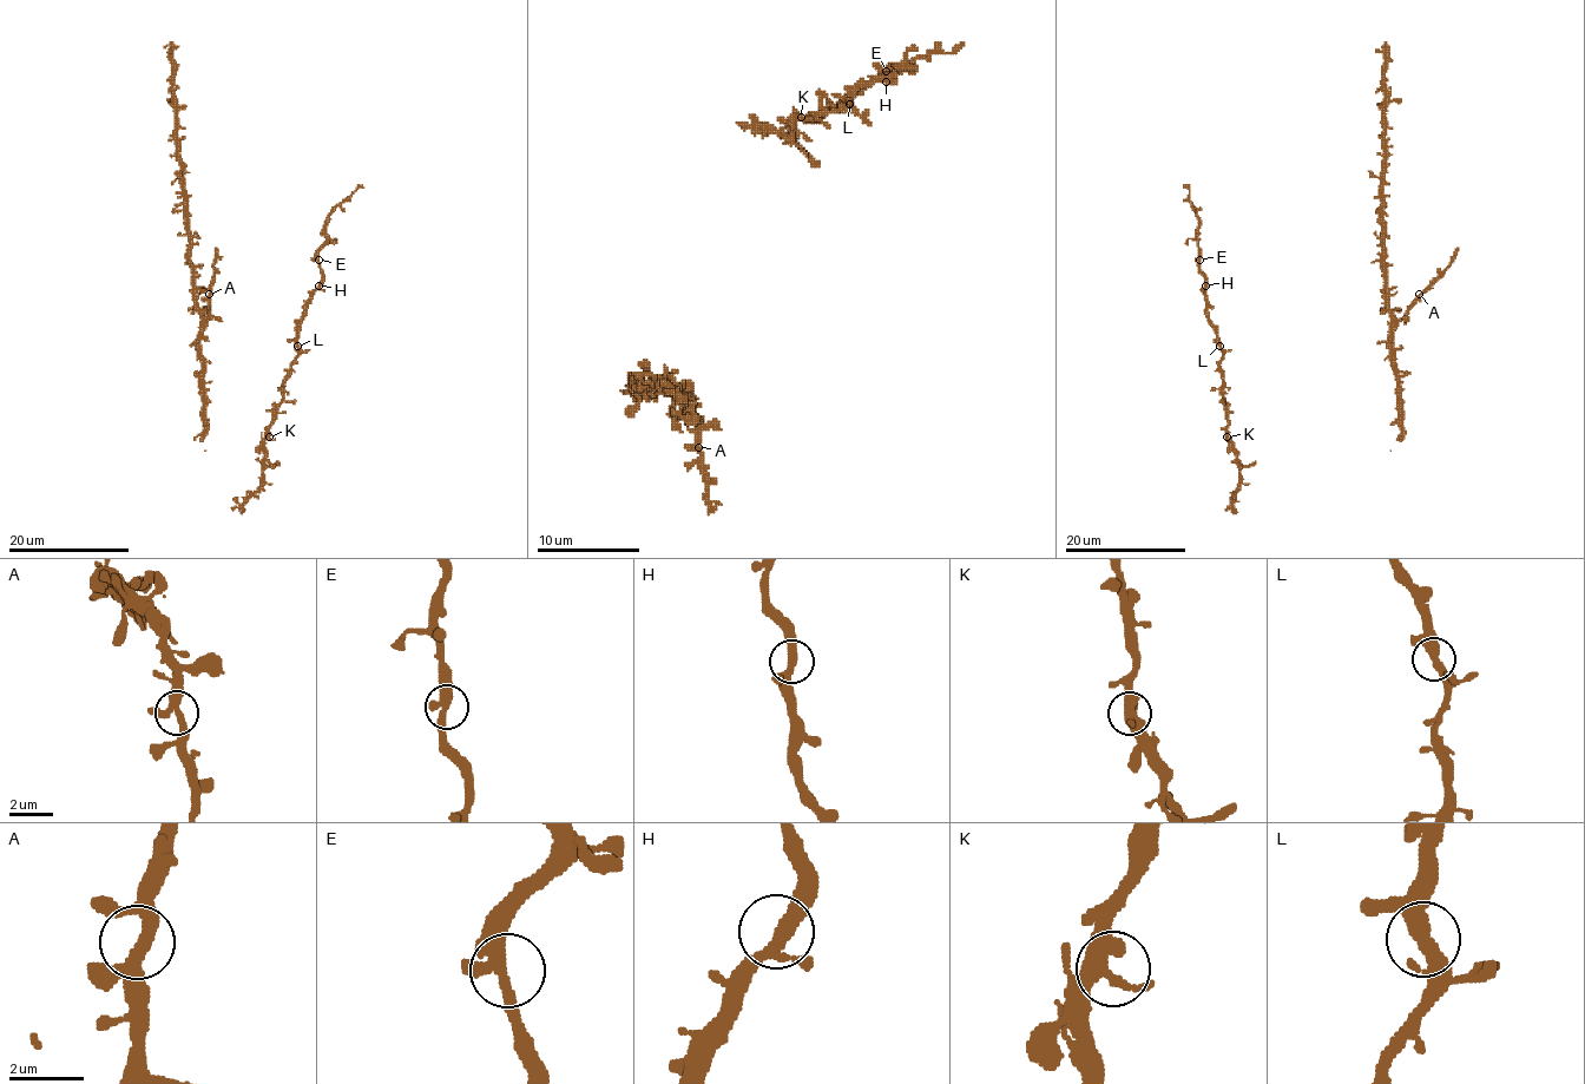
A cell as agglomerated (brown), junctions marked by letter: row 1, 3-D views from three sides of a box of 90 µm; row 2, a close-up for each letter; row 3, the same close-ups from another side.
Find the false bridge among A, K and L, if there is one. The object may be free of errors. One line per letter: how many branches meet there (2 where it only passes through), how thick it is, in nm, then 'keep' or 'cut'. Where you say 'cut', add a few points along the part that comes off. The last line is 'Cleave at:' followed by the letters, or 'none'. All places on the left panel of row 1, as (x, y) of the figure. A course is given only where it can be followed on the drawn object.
A: 3 | 280 nm | keep
K: 3 | 360 nm | keep
L: 3 | 320 nm | keep
Cleave at: none

